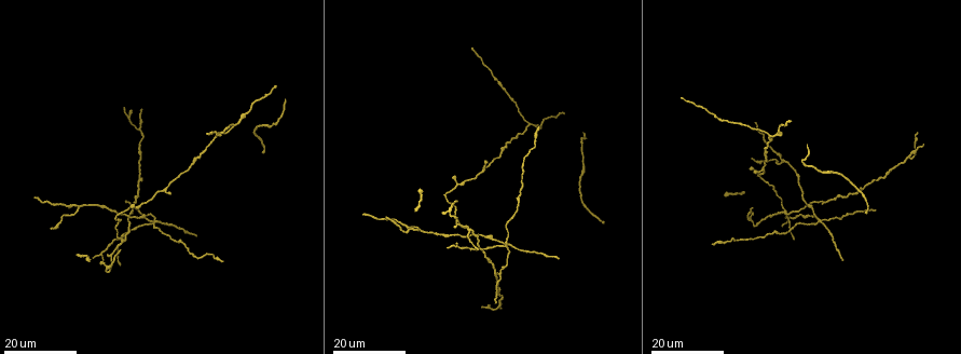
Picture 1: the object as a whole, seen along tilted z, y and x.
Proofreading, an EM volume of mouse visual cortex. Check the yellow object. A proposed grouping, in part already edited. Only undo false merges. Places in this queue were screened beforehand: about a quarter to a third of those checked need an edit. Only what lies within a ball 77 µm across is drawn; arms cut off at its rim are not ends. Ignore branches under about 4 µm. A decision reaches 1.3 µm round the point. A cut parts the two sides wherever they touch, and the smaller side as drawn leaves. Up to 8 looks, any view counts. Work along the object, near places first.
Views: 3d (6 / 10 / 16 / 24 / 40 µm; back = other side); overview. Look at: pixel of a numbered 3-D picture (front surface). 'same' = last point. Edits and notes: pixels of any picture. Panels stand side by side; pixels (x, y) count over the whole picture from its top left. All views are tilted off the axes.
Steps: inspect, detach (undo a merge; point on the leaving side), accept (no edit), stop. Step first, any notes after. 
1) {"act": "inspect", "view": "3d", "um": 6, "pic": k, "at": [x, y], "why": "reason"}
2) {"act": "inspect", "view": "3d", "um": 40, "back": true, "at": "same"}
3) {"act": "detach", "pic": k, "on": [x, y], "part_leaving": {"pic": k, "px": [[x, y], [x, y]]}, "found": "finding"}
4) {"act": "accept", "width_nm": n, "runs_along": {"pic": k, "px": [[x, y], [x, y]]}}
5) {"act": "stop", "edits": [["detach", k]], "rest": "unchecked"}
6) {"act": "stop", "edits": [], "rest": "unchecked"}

{"act": "inspect", "view": "3d", "um": 24, "pic": 1, "at": [782, 210], "why": "four arms meet"}

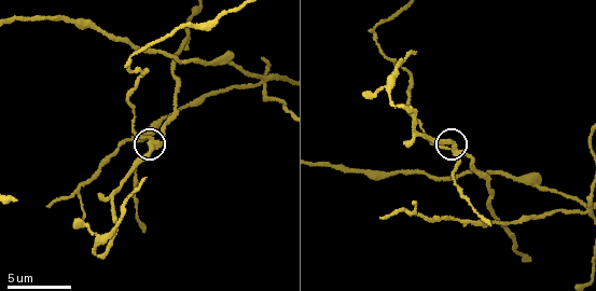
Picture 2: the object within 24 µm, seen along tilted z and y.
{"act": "inspect", "view": "3d", "um": 10, "pic": 2, "at": [458, 150]}

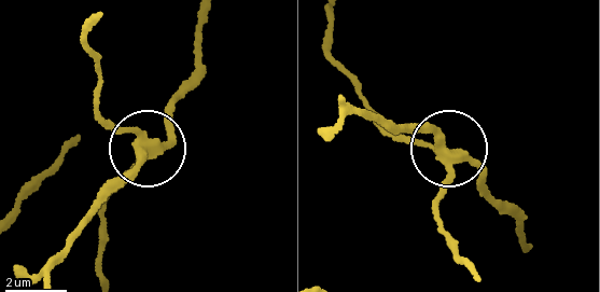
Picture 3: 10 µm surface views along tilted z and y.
{"act": "inspect", "view": "3d", "um": 10, "back": true, "pic": 3, "at": [143, 154]}

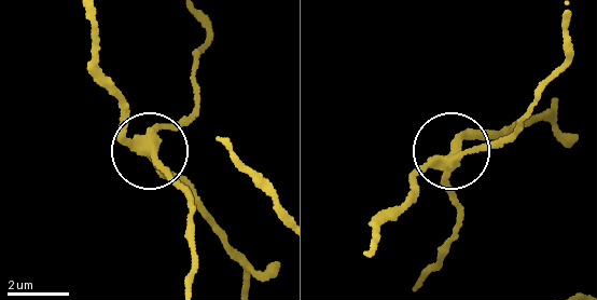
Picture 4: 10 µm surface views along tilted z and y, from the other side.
{"act": "detach", "pic": 4, "on": [123, 138], "width_nm": 330, "part_leaving": {"pic": 4, "px": [[150, 141], [124, 131], [97, 55], [96, 23]]}, "found": "two neurons meet here"}

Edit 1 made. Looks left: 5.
{"act": "inspect", "view": "overview"}

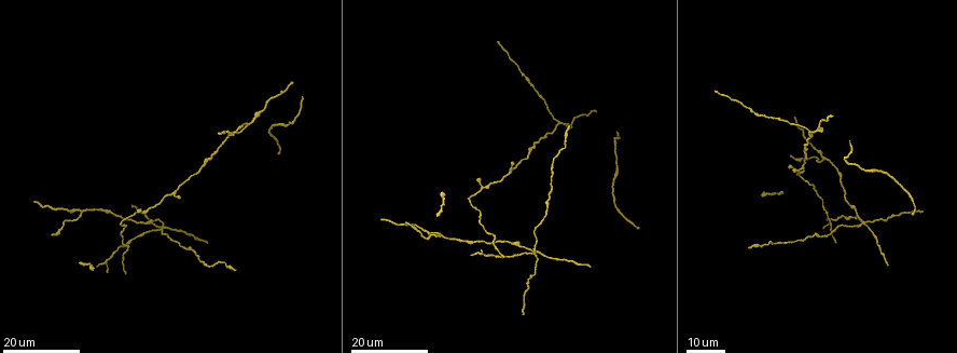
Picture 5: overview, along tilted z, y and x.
{"act": "inspect", "view": "3d", "um": 24, "pic": 5, "at": [84, 212], "why": "three arms meet"}

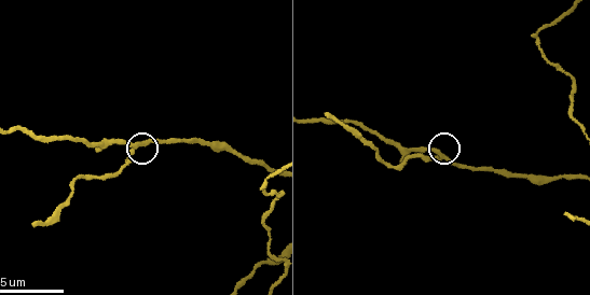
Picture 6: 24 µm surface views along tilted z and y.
{"act": "inspect", "view": "3d", "um": 10, "pic": 6, "at": [136, 146], "why": "zoom in"}

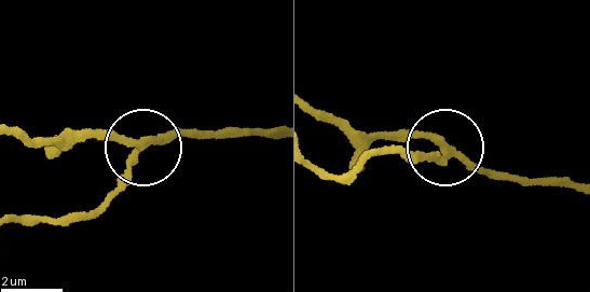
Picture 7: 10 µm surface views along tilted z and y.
{"act": "inspect", "view": "3d", "um": 10, "back": true, "pic": 7, "at": [443, 150]}

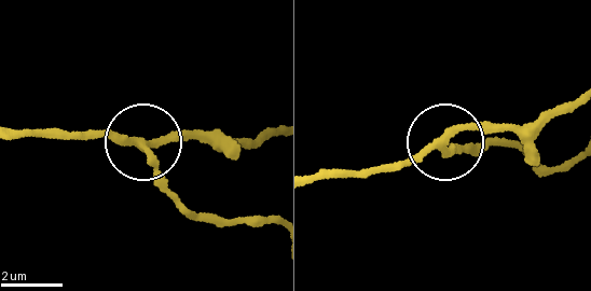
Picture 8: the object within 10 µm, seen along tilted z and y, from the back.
{"act": "detach", "pic": 8, "on": [182, 211], "arms": 3, "part_leaving": {"pic": 8, "px": [[160, 172], [188, 212], [273, 224]]}, "found": "a second neuron is stuck on"}

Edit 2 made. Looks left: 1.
{"act": "inspect", "view": "3d", "um": 10, "pic": 2, "at": [264, 82], "why": "four or more arms meet"}

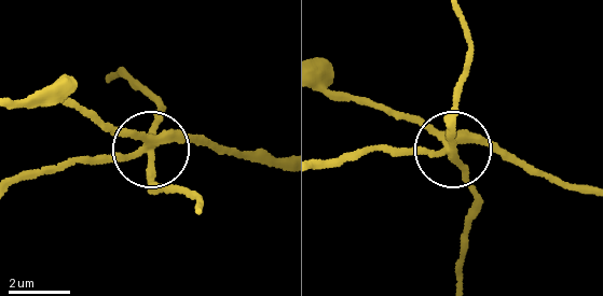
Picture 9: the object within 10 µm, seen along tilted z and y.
{"act": "detach", "pic": 9, "on": [156, 182], "width_nm": 290, "part_leaving": {"pic": 9, "px": [[455, 150], [455, 104], [473, 40], [463, 16]]}, "found": "a second neuron is stuck on"}

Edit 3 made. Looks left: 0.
{"act": "stop", "edits": [["detach", 4], ["detach", 8], ["detach", 9]], "rest": "unchecked"}

